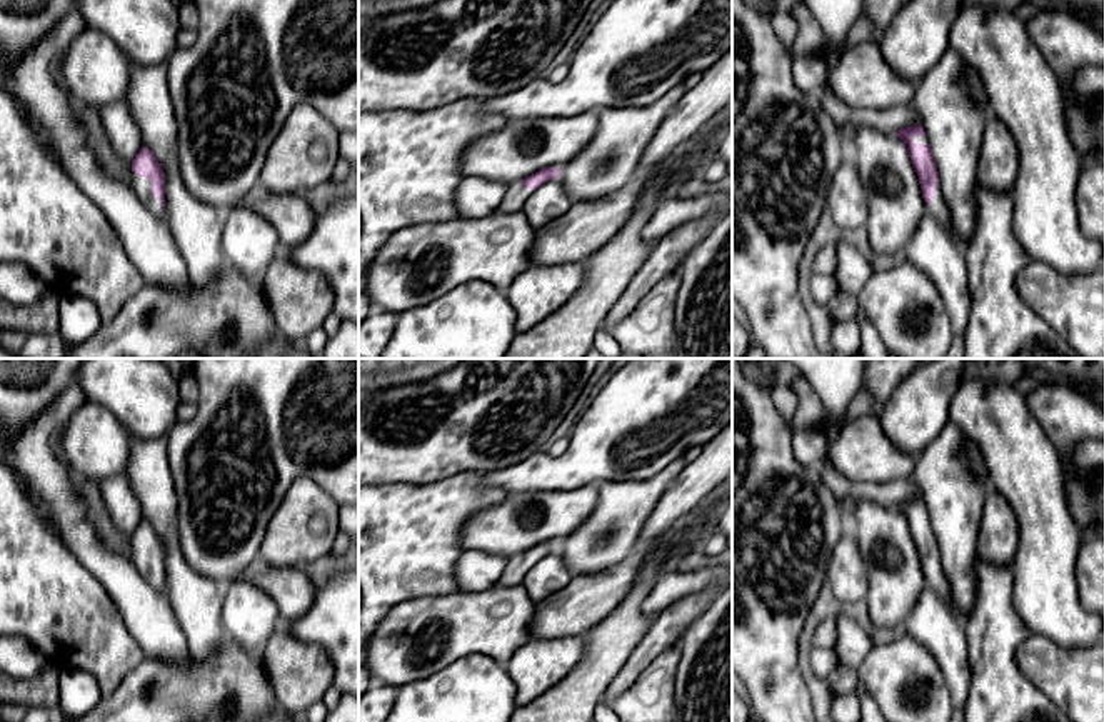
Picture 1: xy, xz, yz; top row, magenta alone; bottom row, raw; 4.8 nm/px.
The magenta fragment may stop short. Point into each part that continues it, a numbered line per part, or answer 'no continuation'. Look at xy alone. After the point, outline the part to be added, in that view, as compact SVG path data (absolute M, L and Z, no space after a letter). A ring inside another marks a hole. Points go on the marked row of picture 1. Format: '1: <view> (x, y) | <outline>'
1: xy (142, 187) | M130 172L128 187L137 198L158 218L163 218L165 208L160 205L160 198L152 193L152 182Z

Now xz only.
1: xz (516, 195) | M520 180L510 182L497 210L502 213L522 212L524 203L534 192L534 188L525 188Z

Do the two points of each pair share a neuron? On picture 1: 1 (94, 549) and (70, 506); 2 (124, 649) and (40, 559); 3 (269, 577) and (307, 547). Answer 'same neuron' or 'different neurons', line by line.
1: same neuron
2: same neuron
3: different neurons

